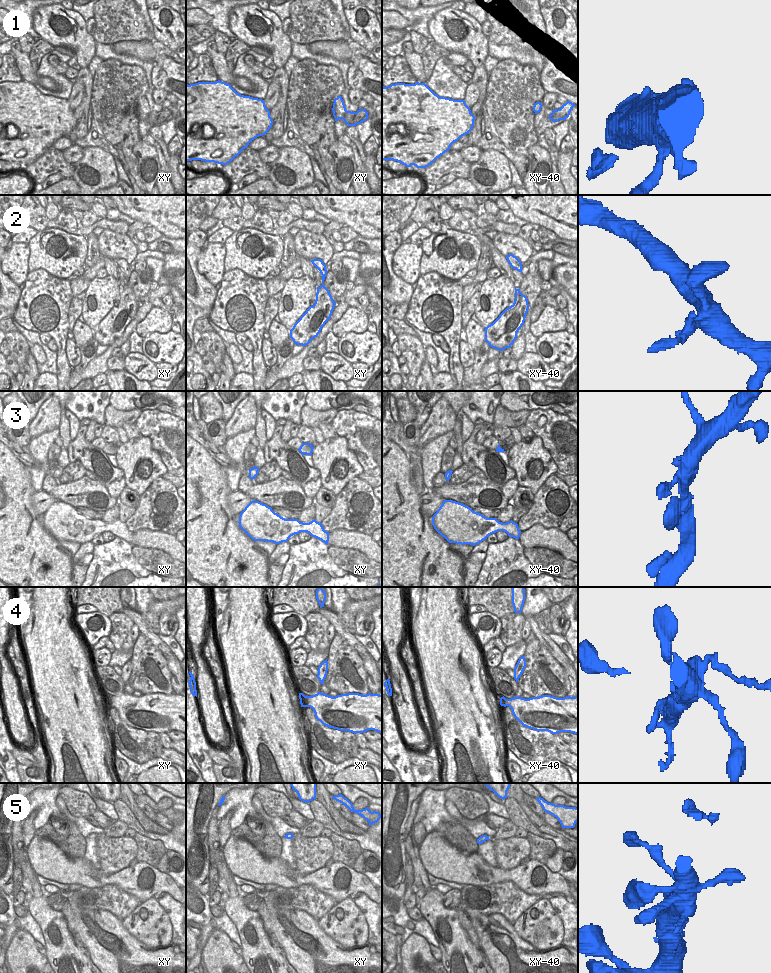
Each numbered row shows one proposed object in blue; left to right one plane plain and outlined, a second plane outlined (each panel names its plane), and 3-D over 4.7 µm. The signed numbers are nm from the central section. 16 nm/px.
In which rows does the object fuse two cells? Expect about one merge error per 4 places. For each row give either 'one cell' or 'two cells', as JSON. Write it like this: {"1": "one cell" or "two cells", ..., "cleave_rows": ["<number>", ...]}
{"1": "one cell", "2": "one cell", "3": "one cell", "4": "one cell", "5": "one cell", "cleave_rows": []}

